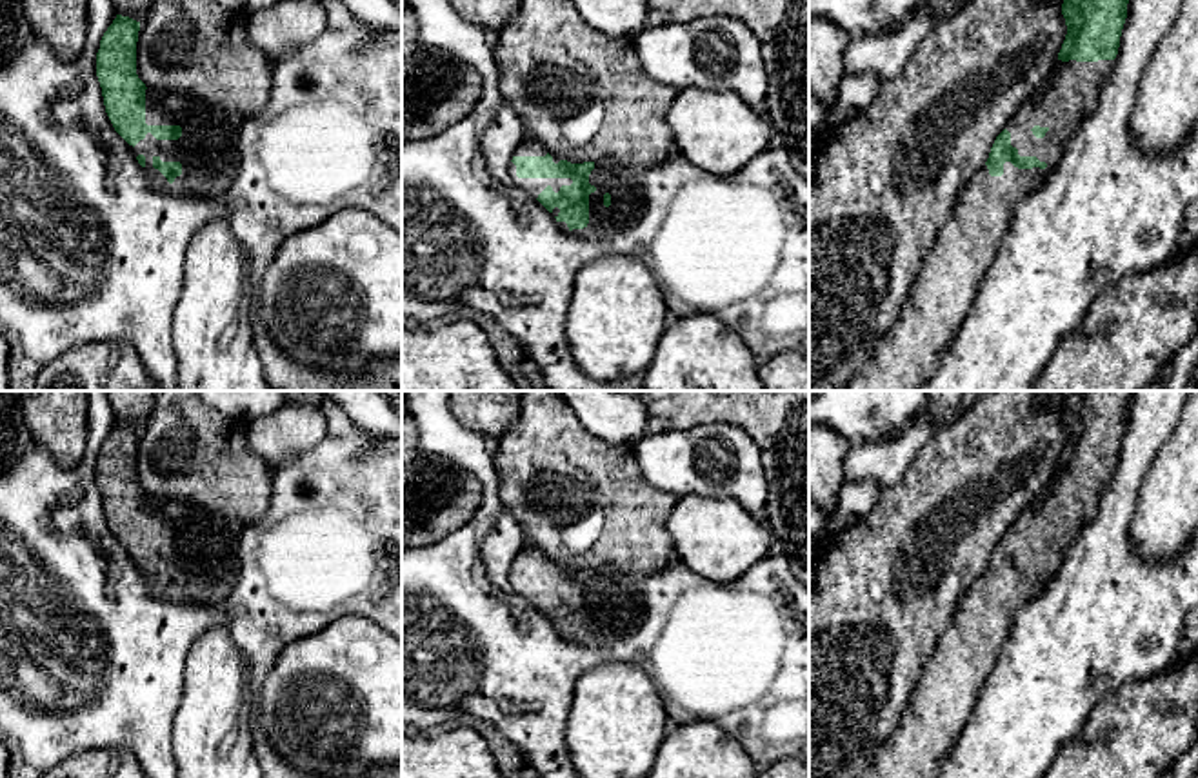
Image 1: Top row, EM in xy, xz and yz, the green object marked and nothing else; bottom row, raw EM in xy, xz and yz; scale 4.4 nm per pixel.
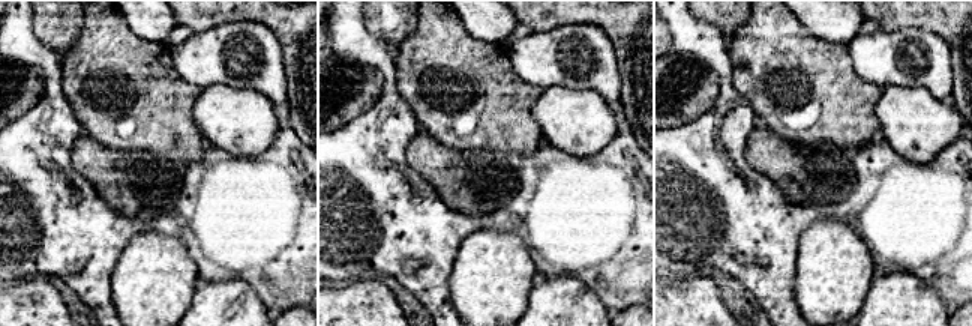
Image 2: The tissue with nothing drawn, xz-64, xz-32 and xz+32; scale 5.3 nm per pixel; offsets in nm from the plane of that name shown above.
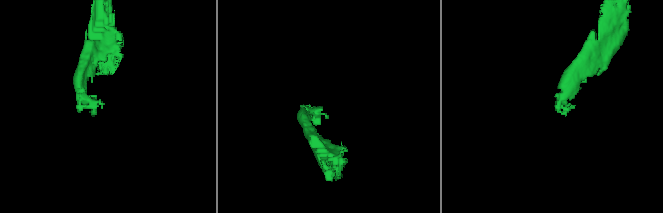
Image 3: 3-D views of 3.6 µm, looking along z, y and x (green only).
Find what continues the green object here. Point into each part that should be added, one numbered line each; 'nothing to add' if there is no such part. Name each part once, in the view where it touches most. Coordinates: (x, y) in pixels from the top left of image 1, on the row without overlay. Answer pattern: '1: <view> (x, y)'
1: yz (948, 688)

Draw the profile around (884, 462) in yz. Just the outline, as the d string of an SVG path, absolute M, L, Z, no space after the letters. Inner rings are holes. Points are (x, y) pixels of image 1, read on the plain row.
M918 420L902 434L851 447L844 460L844 480L874 480L884 491L896 485L922 445L943 431L943 422Z

